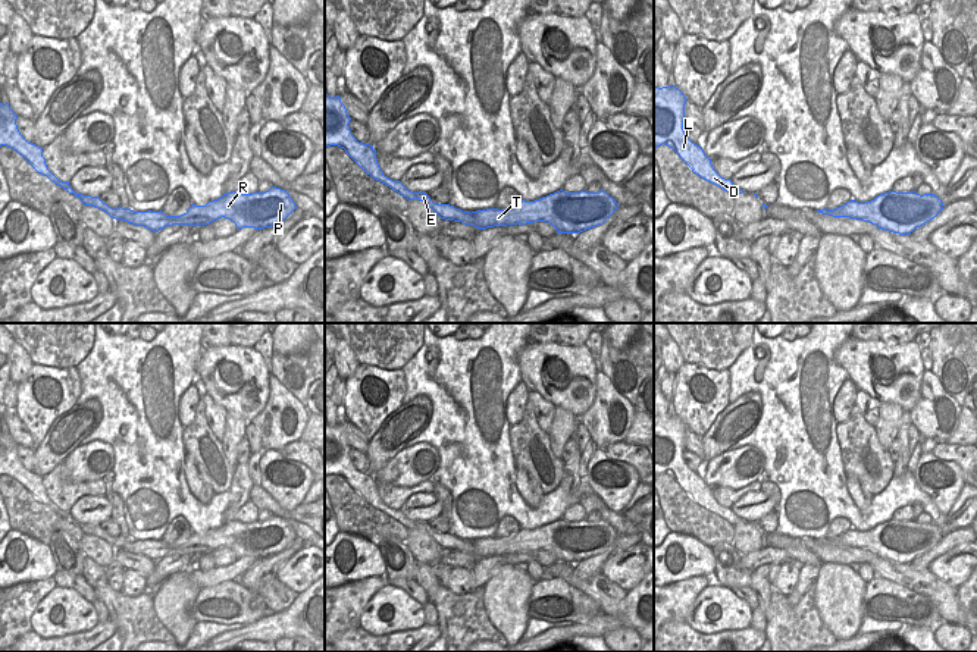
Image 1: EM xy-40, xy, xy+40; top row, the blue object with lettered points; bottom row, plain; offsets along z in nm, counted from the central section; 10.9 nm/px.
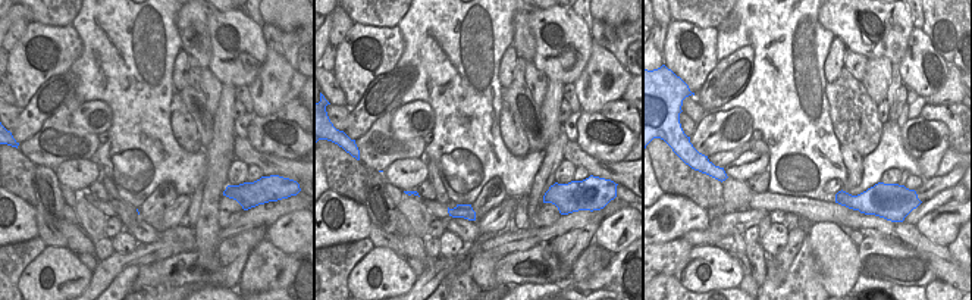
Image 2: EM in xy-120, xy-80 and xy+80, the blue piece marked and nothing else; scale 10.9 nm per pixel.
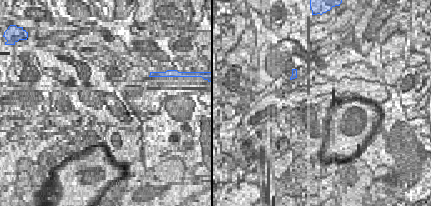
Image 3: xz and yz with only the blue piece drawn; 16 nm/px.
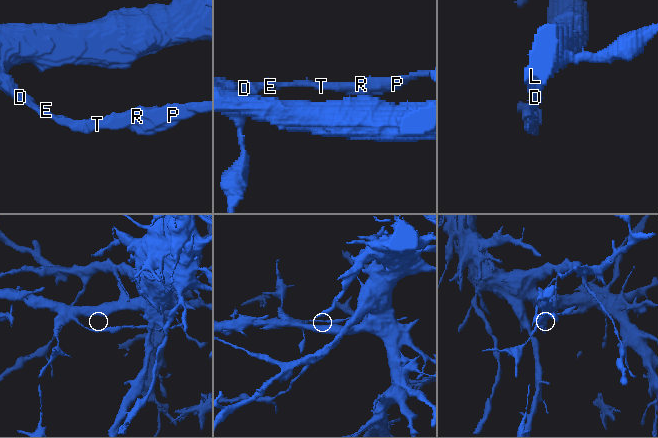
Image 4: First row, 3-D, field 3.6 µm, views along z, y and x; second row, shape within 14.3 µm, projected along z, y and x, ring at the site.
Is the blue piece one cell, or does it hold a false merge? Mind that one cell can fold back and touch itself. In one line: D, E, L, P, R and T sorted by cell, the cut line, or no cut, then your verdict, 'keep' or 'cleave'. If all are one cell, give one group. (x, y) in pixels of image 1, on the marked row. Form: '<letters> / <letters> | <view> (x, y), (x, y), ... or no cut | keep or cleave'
D E L / P R T | xy-40 (135, 212), (124, 221) | cleave

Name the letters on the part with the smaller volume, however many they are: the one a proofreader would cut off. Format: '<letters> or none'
P, R, T

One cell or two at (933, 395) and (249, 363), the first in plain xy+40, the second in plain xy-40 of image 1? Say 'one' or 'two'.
two

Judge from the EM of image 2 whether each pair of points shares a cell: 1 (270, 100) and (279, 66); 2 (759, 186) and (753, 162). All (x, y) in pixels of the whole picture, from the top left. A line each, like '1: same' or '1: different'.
1: same
2: different

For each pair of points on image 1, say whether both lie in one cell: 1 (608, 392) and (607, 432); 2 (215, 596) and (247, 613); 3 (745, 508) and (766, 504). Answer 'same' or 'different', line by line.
1: same
2: same
3: same

